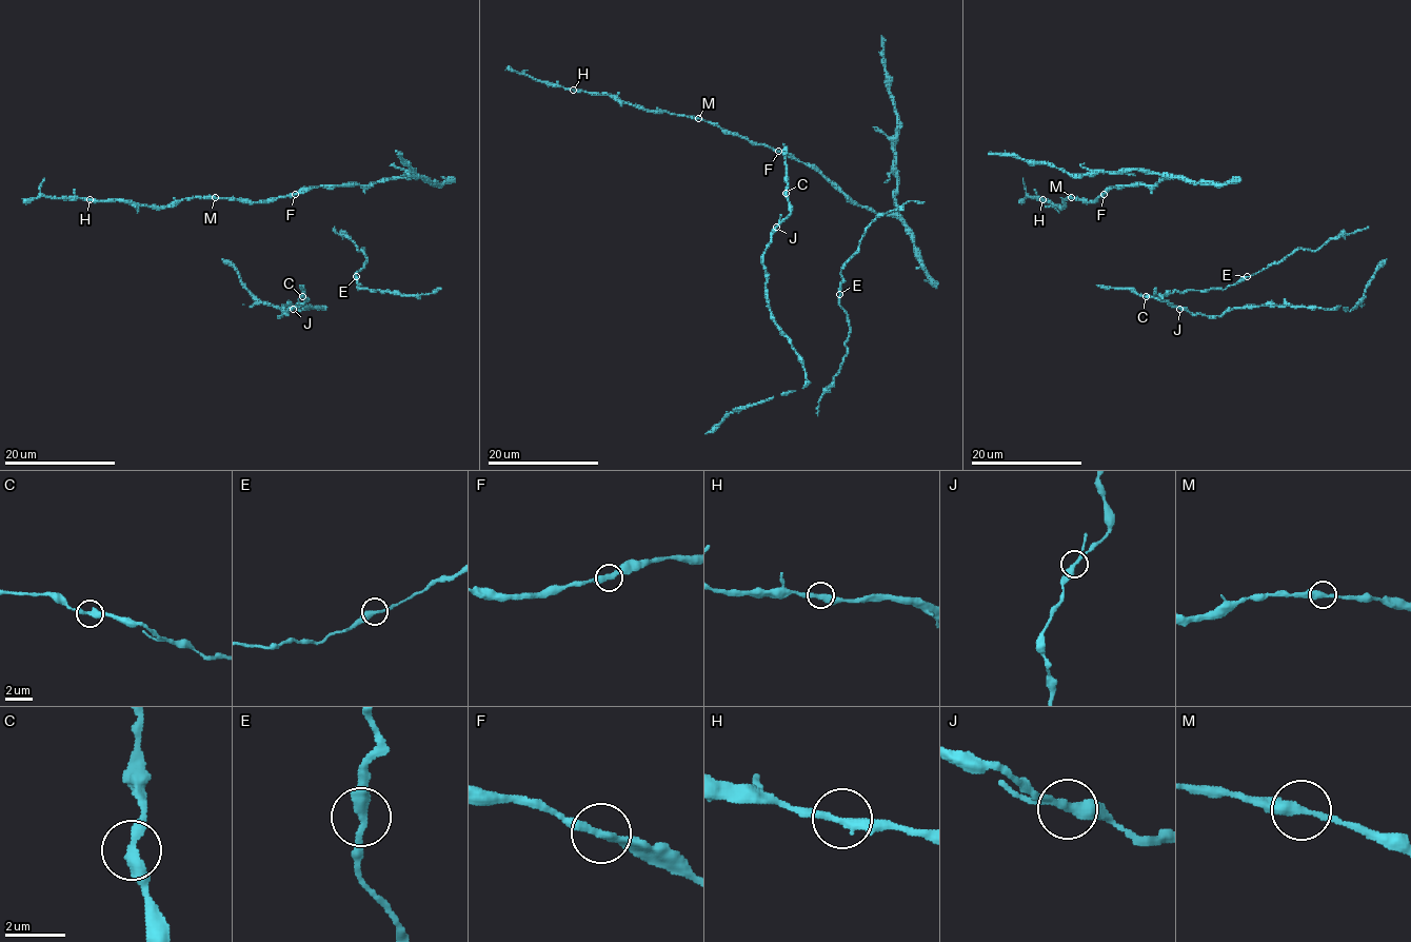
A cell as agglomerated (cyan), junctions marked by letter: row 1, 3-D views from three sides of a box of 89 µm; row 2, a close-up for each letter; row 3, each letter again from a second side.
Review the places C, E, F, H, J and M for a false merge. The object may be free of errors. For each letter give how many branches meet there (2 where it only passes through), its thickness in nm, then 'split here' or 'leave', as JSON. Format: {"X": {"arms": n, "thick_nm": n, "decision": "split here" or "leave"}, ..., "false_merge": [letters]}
{"C": {"arms": 2, "thick_nm": 360, "decision": "leave"}, "E": {"arms": 2, "thick_nm": 360, "decision": "leave"}, "F": {"arms": 2, "thick_nm": 320, "decision": "leave"}, "H": {"arms": 2, "thick_nm": 320, "decision": "leave"}, "J": {"arms": 2, "thick_nm": 360, "decision": "leave"}, "M": {"arms": 2, "thick_nm": 360, "decision": "leave"}, "false_merge": []}

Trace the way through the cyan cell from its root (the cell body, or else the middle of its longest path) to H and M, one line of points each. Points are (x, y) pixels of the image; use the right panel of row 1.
H: (1096, 201), (1067, 197), (1059, 207), (1042, 199)
M: (1096, 201), (1071, 197)

